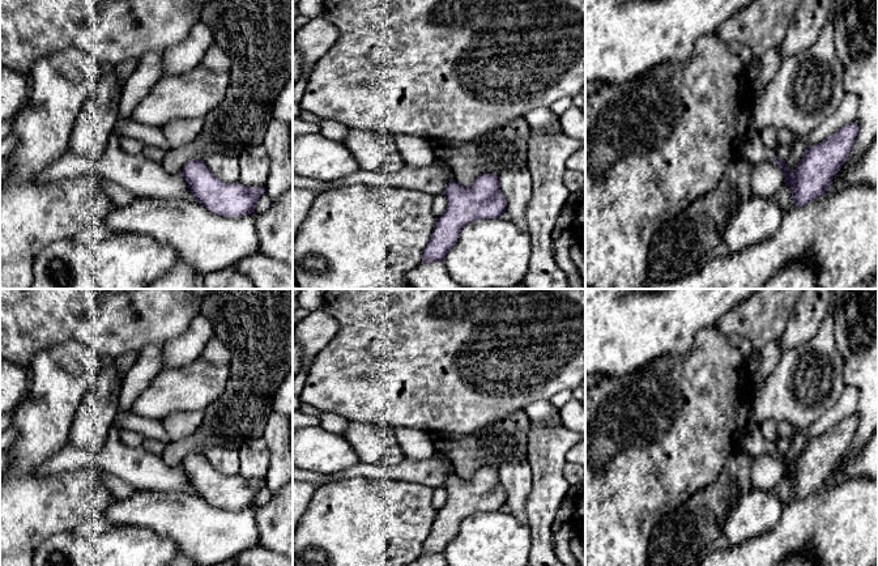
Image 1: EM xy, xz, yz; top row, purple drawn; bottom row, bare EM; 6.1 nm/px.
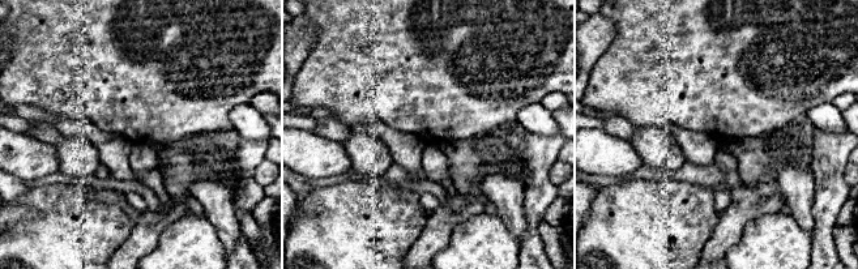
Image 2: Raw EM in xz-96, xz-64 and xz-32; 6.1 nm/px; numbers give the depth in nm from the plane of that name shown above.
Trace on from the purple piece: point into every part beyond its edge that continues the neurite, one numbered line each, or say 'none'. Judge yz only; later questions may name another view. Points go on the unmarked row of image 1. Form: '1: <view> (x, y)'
1: yz (751, 441)

